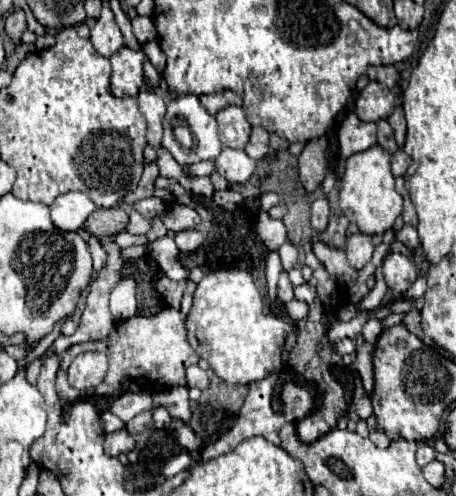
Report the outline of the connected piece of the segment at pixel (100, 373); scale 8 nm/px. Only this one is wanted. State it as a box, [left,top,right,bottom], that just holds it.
[69,352,107,390]

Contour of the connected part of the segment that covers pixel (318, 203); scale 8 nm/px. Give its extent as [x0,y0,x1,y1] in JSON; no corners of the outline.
[311,198,329,232]

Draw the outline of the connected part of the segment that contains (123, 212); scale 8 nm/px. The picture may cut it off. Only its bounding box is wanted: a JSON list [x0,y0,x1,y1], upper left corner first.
[85,206,129,240]

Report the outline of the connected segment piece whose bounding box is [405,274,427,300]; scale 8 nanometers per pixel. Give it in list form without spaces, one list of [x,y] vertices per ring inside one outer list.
[[[423,274],[423,276],[417,278],[417,282],[413,284],[413,288],[409,288],[409,292],[405,294],[405,298],[415,298],[415,300],[419,300],[419,298],[423,298],[425,288],[427,288],[427,276]]]

